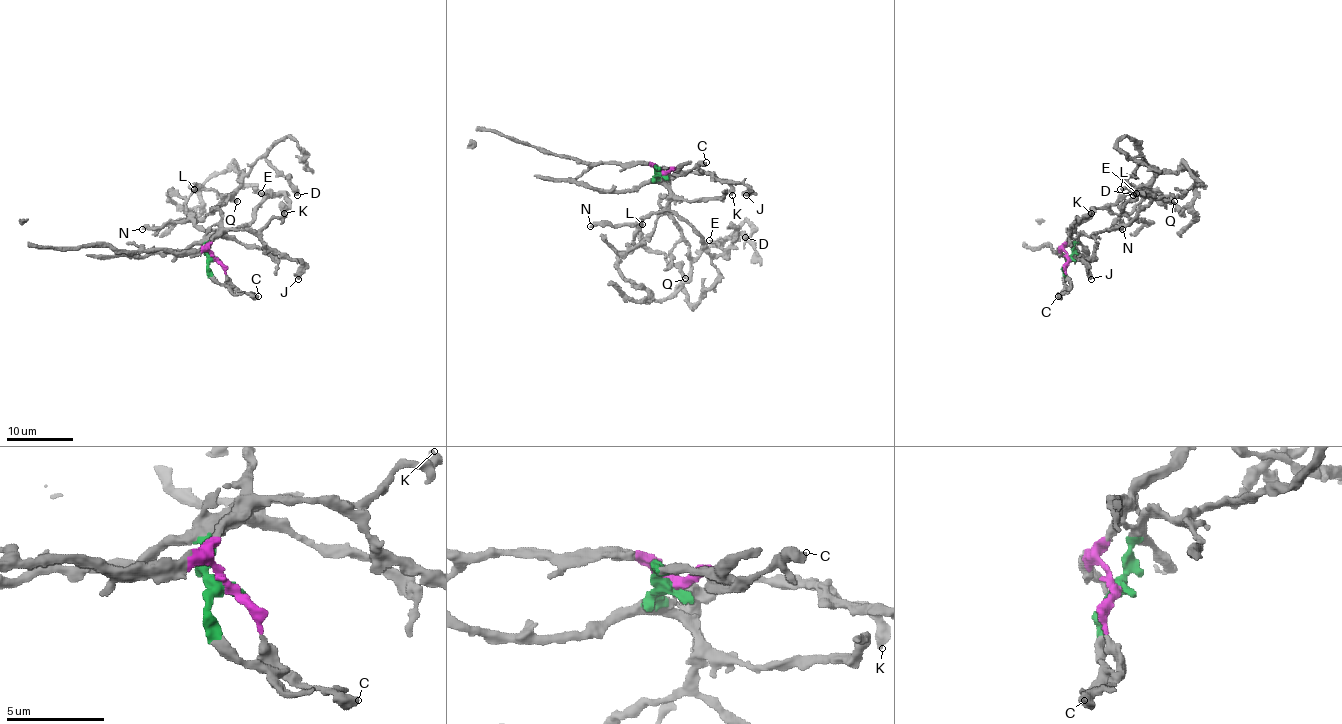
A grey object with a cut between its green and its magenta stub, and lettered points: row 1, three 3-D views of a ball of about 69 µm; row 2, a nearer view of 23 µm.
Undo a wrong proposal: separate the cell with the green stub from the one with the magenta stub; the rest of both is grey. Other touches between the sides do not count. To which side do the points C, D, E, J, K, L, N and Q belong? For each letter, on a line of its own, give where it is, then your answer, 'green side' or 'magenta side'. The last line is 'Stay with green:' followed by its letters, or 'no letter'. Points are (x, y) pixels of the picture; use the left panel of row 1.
C: at (258, 296); magenta side
D: at (297, 195); magenta side
E: at (261, 193); green side
J: at (298, 279); magenta side
K: at (284, 213); magenta side
L: at (194, 189); green side
N: at (142, 229); green side
Q: at (237, 201); green side
Stay with green: E, L, N, Q

